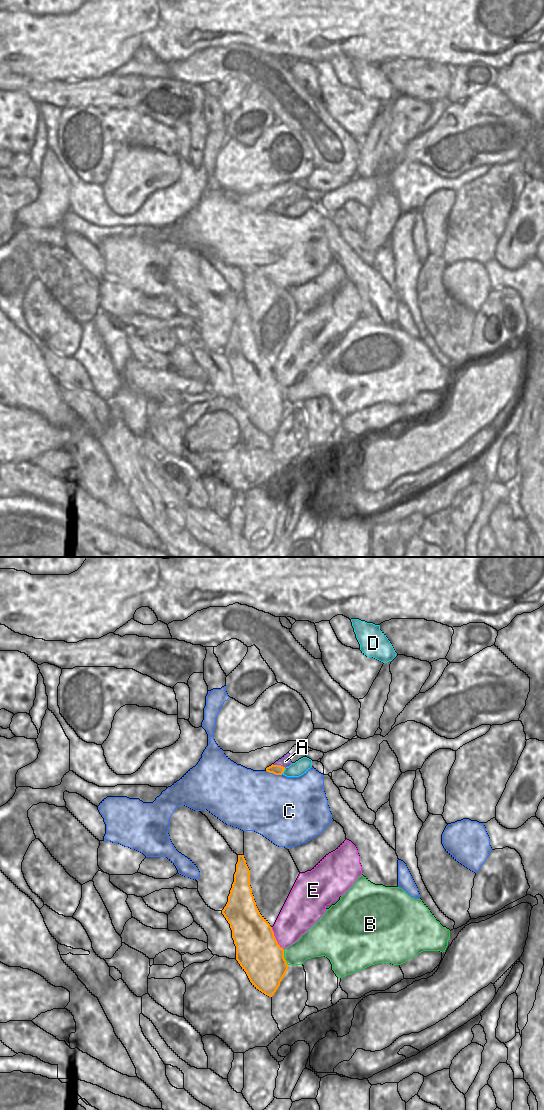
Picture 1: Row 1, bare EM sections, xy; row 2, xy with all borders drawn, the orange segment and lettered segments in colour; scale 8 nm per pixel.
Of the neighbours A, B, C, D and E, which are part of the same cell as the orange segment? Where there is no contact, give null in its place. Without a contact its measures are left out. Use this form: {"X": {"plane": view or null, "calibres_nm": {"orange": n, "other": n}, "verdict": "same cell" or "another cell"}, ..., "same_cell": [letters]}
{"A": {"plane": "xy", "calibres_nm": {"orange": 80, "other": 90}, "verdict": "another cell"}, "B": {"plane": "xy", "calibres_nm": {"orange": 360, "other": 220}, "verdict": "another cell"}, "C": {"plane": "xy", "calibres_nm": {"orange": 80, "other": 480}, "verdict": "another cell"}, "D": {"plane": "xy", "calibres_nm": {"orange": 80, "other": 120}, "verdict": "another cell"}, "E": {"plane": "xy", "calibres_nm": {"orange": 360, "other": 280}, "verdict": "another cell"}, "same_cell": []}

